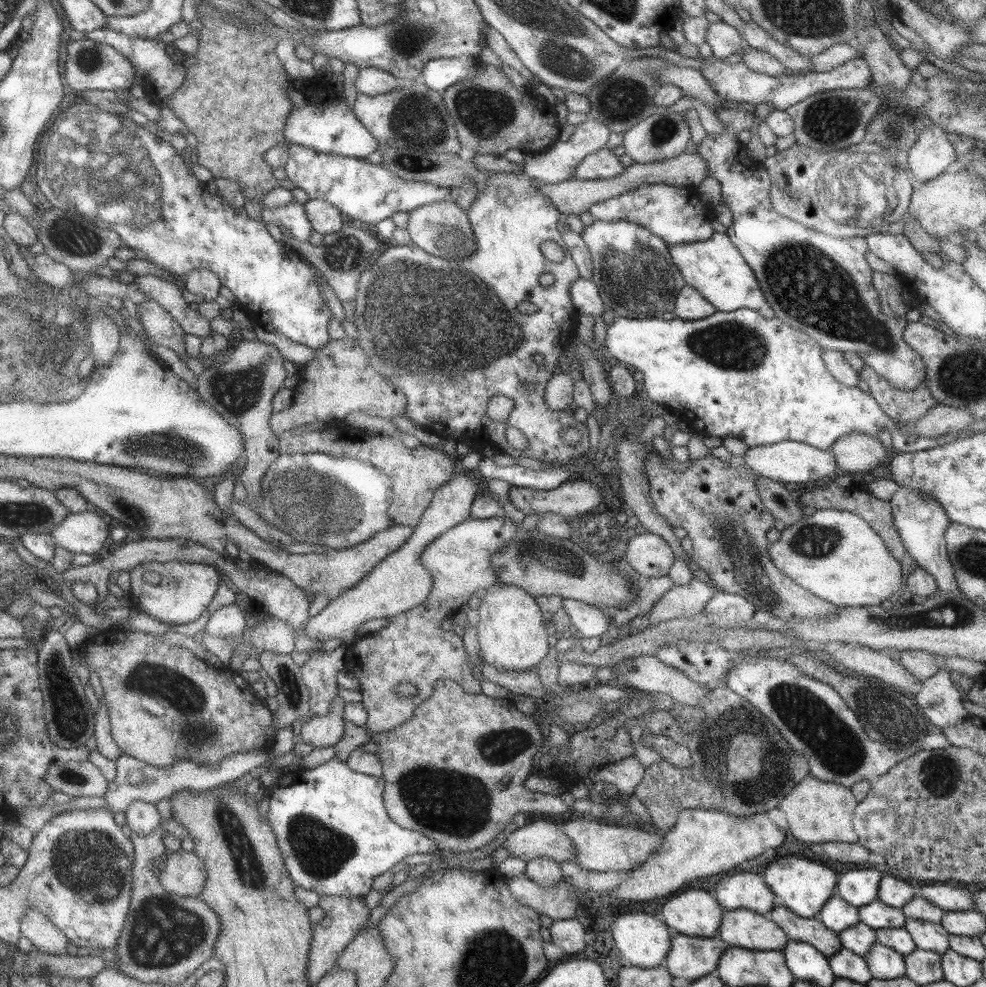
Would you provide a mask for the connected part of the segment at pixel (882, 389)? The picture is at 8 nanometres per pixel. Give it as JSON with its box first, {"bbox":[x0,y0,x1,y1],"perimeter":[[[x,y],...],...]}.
{"bbox":[858,365,938,424],"perimeter":[[[866,365],[858,372],[858,378],[867,383],[870,395],[896,424],[913,424],[938,404],[924,380],[911,390],[899,390]]]}

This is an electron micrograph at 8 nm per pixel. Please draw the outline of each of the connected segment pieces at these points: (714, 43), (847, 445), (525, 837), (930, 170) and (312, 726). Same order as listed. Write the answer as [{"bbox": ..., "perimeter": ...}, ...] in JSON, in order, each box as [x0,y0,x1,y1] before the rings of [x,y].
[{"bbox":[704,20,745,59],"perimeter":[[[721,20],[716,21],[714,24],[709,23],[706,26],[704,41],[709,45],[712,56],[716,58],[724,59],[745,47],[745,43],[737,29]]]},{"bbox":[828,432,885,477],"perimeter":[[[848,432],[836,438],[828,450],[840,474],[856,472],[867,477],[885,458],[885,447],[879,439],[858,432]]]},{"bbox":[502,819,575,862],"perimeter":[[[537,819],[525,824],[521,828],[510,827],[502,847],[506,848],[509,856],[521,858],[525,862],[537,857],[547,857],[555,862],[573,862],[575,847],[571,844],[569,837],[563,832],[560,825],[547,820]]]},{"bbox":[907,123,957,184],"perimeter":[[[928,123],[907,154],[907,173],[913,184],[927,182],[957,160],[951,143],[939,125]]]},{"bbox":[298,696,343,748],"perimeter":[[[338,696],[331,701],[329,713],[325,716],[313,715],[301,725],[298,741],[311,744],[311,748],[334,746],[343,734],[343,706]]]}]

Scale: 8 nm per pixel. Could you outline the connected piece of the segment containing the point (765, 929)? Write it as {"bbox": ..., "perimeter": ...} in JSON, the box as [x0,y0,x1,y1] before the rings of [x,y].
{"bbox":[718,909,786,951],"perimeter":[[[724,909],[718,926],[720,939],[729,947],[782,951],[786,934],[771,920],[745,909]]]}

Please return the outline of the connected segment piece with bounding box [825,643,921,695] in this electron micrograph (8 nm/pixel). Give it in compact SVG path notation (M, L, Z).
M841 643L825 655L825 661L846 673L859 672L896 686L914 695L921 680L889 657L889 651L877 651L855 643Z

